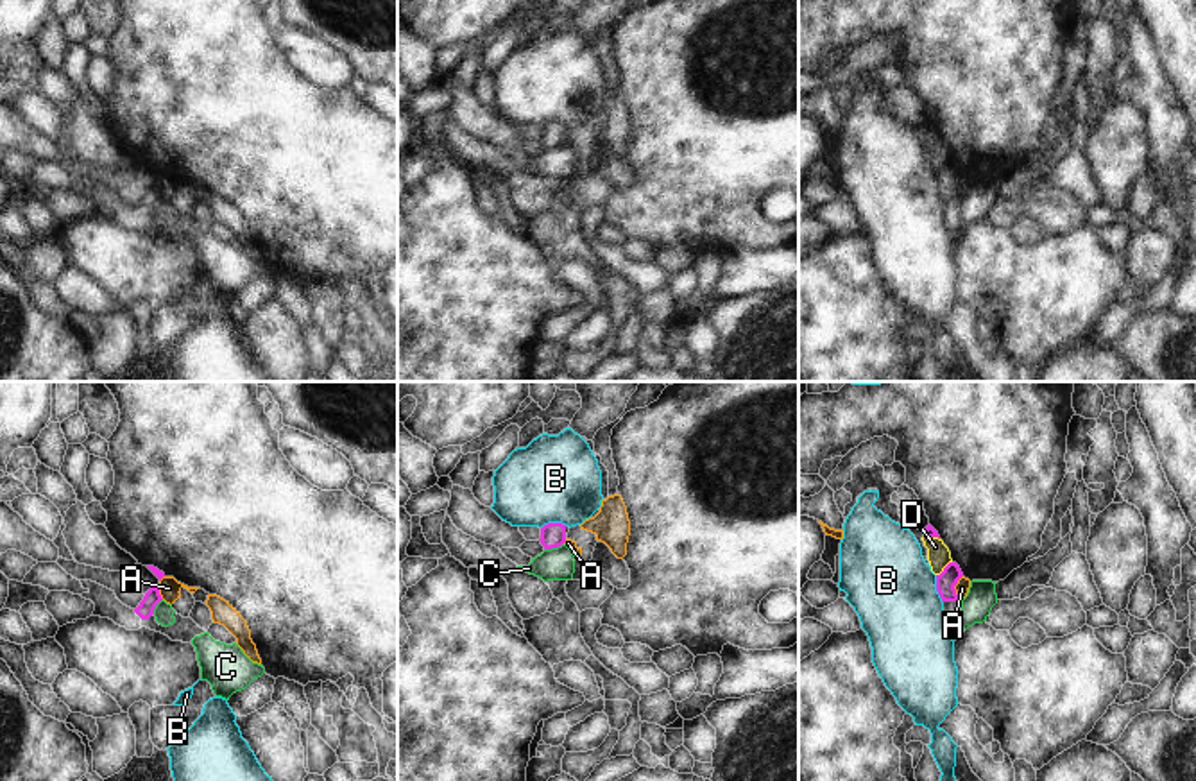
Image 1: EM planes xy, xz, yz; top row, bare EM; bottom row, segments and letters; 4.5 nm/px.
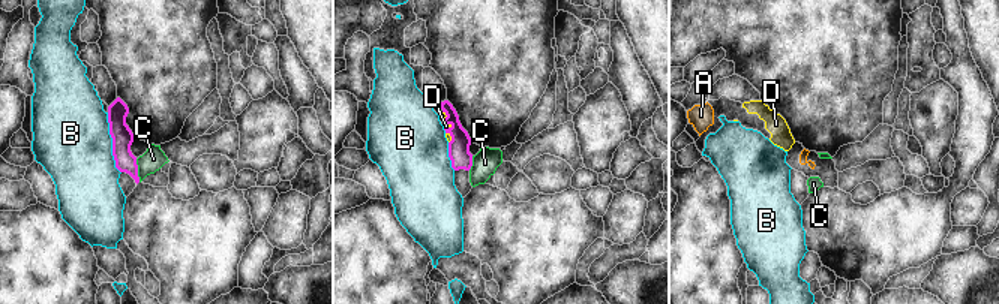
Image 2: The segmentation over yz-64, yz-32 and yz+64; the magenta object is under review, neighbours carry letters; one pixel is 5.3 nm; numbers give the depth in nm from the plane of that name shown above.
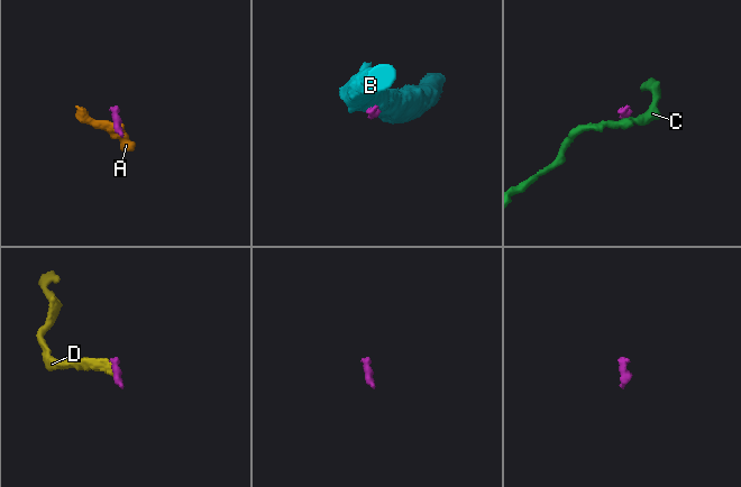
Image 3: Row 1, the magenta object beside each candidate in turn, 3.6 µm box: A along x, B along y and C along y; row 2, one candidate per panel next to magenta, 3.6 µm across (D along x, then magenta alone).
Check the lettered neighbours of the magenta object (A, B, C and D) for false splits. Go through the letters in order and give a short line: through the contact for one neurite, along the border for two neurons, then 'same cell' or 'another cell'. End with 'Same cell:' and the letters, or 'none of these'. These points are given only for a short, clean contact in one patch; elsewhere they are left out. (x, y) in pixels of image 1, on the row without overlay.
A: yz (962, 174), (955, 185), (958, 199) | another cell
B: yz (935, 174), (935, 188), (942, 201) | another cell
C: xz (563, 142), (545, 149) | another cell
D: yz (948, 178), (944, 167), (939, 154) | same cell
Same cell: D

